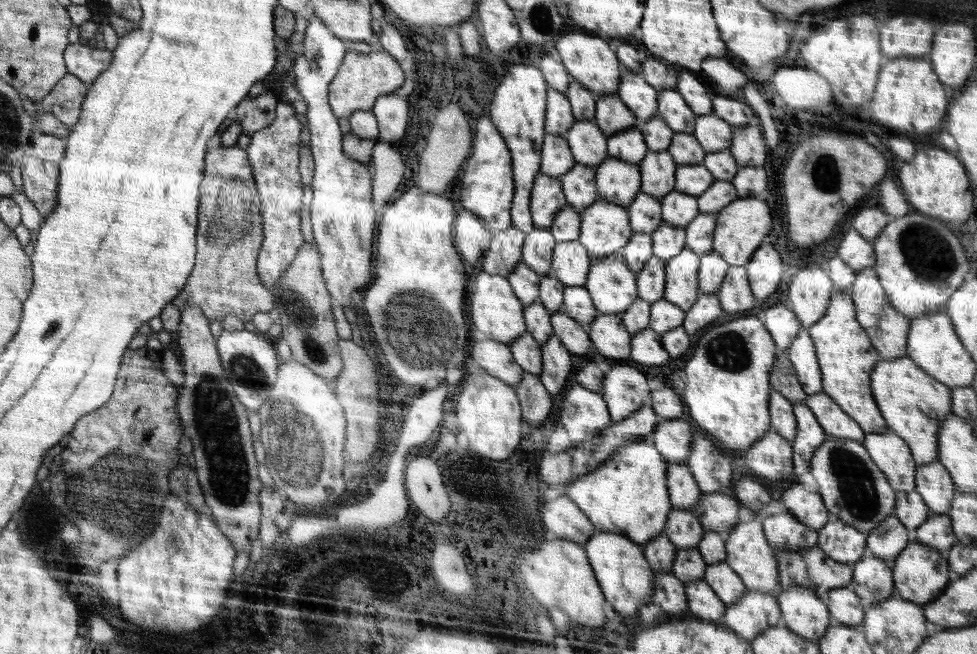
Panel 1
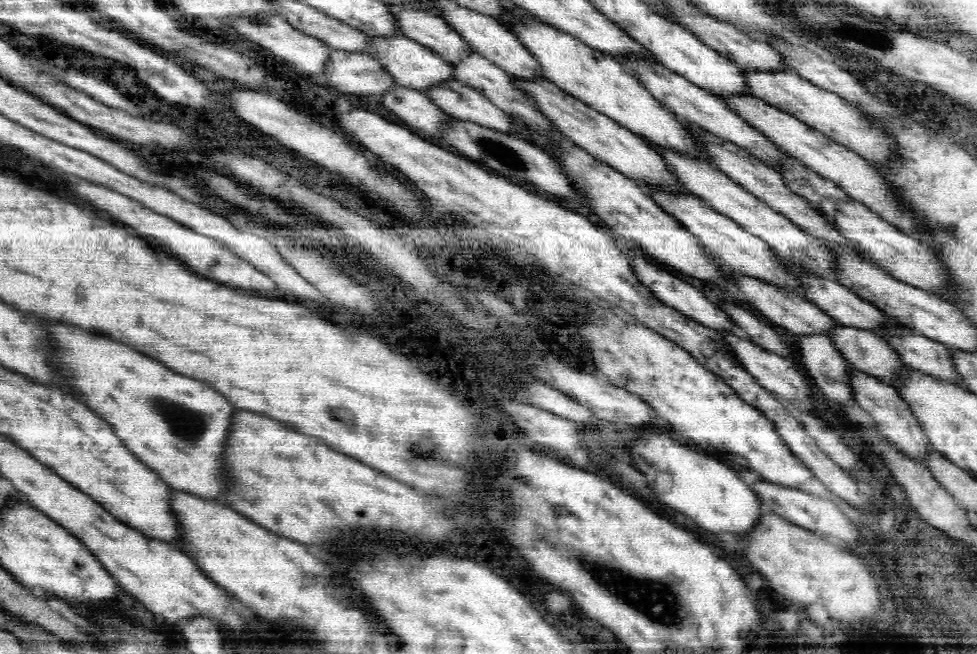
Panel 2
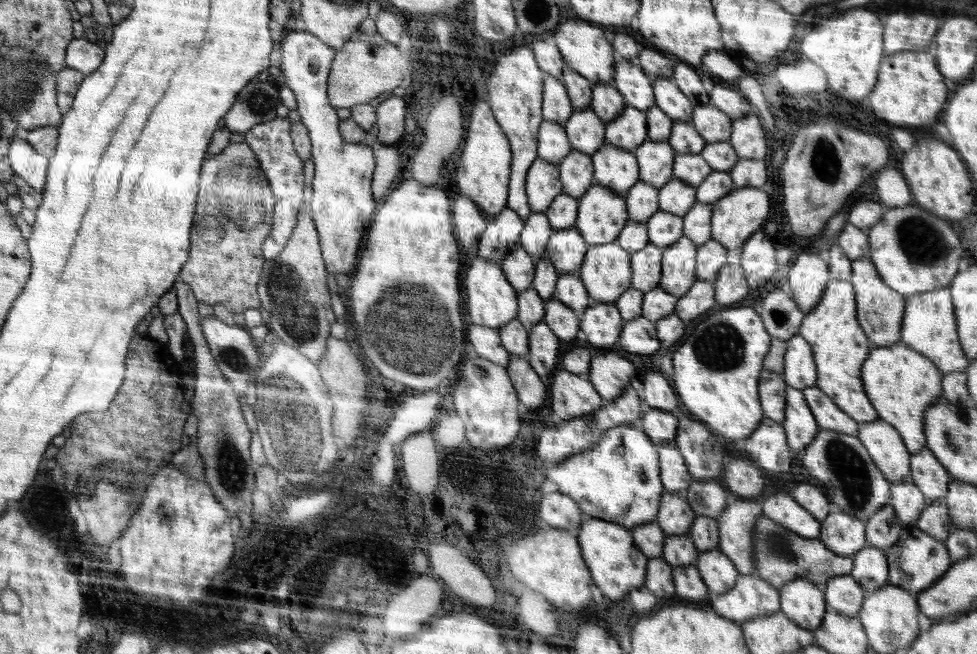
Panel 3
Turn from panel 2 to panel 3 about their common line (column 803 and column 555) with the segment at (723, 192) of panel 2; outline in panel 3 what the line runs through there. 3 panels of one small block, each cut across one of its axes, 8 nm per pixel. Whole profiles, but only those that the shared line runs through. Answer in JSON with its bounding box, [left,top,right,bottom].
[543,227,589,276]

